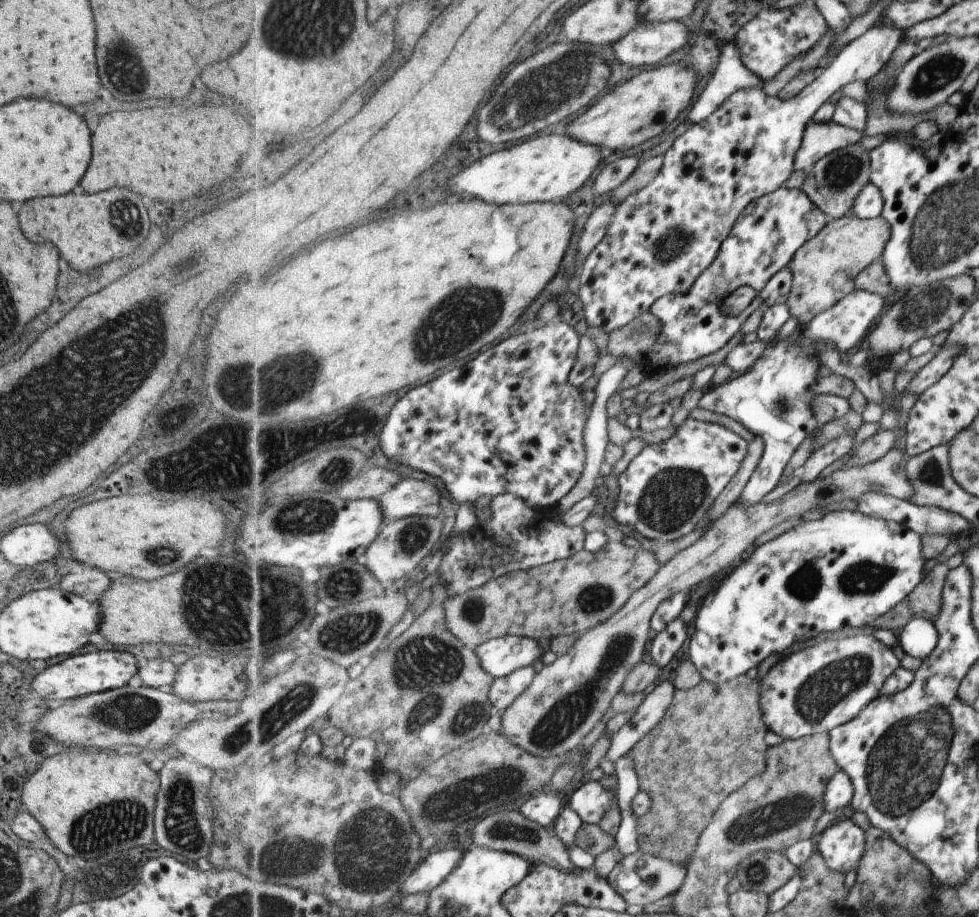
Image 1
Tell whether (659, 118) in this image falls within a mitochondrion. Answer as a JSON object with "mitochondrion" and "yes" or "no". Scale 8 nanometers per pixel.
{"mitochondrion":"no"}

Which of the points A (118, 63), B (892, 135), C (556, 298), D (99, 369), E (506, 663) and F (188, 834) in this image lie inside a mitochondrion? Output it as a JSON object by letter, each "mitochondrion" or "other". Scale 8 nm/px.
{"A":"mitochondrion","B":"other","C":"other","D":"mitochondrion","E":"other","F":"mitochondrion"}

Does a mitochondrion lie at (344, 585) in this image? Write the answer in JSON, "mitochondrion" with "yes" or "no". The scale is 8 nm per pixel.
{"mitochondrion":"yes"}

